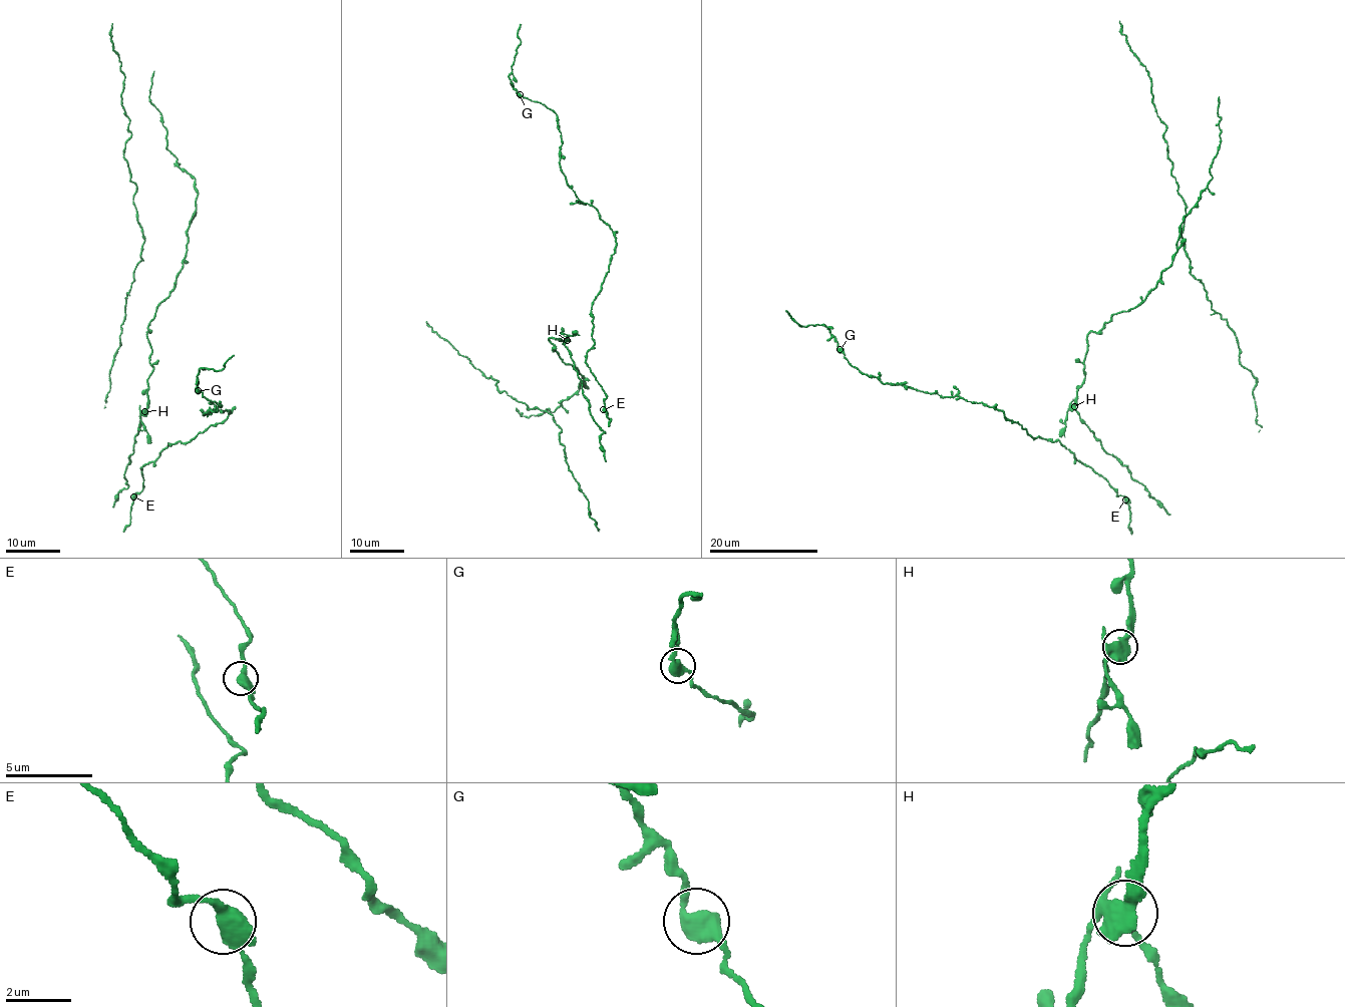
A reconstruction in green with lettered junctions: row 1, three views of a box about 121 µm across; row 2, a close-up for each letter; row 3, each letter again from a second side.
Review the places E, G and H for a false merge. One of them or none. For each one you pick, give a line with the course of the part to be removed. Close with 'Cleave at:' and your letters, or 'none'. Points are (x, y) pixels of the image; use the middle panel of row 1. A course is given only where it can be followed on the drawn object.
H: Course of the part to remove: (567, 341), (562, 337), (577, 332)
Cleave at: H

